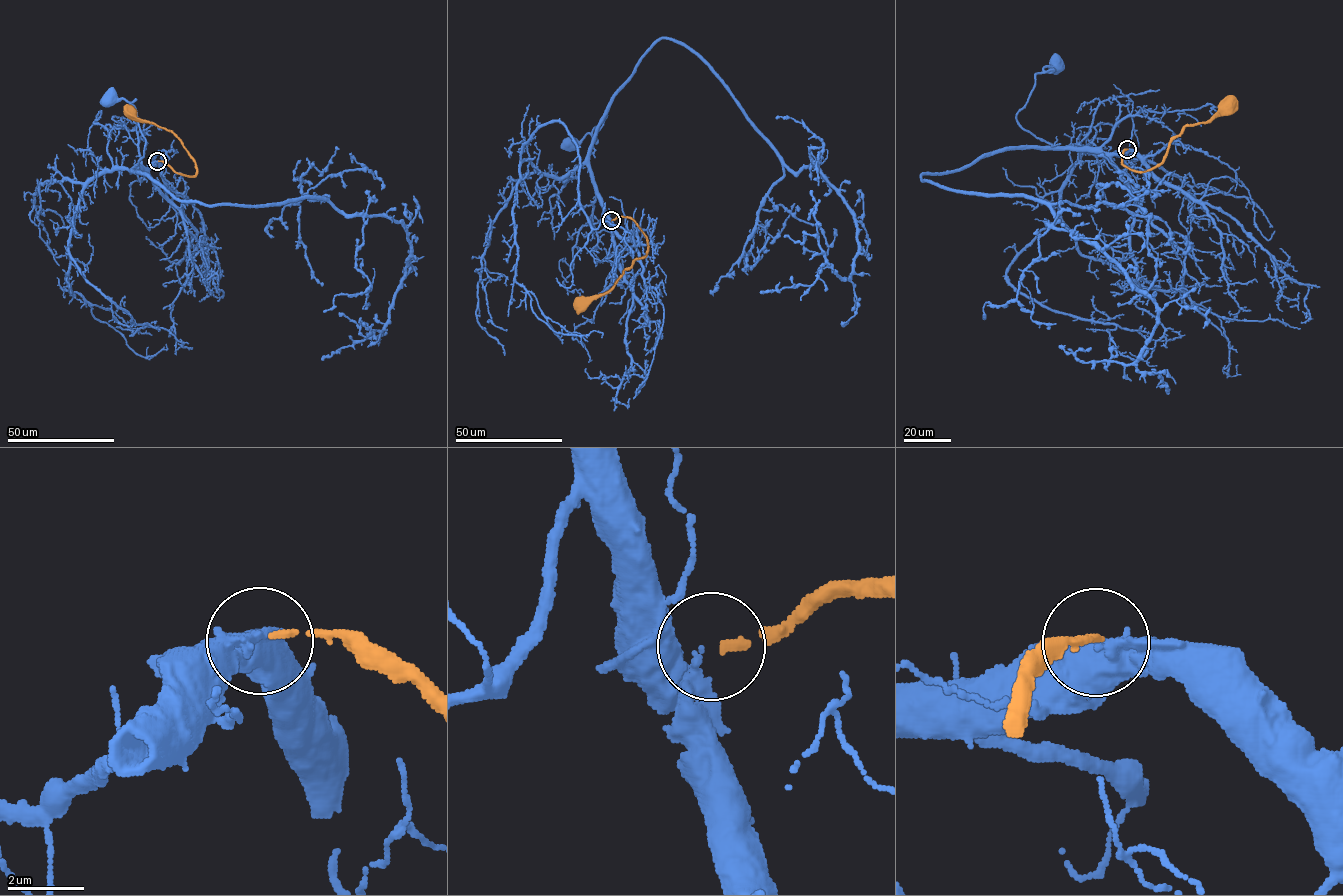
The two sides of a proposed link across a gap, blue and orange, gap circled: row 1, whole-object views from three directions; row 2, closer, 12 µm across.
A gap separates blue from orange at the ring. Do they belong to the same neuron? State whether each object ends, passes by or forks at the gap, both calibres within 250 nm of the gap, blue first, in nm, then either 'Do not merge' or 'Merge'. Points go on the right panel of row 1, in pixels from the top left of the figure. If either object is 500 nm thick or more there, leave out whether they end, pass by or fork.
At the ring blue ends. At the ring orange ends. Thickness 240 nm (blue) against 180 nm. Do not merge

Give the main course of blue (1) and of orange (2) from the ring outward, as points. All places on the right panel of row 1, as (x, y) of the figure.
1: (1127, 149), (1109, 153), (1057, 148), (1020, 125), (1017, 113), (1027, 100), (1035, 75), (1045, 67), (1056, 67)
2: (1127, 149), (1122, 164), (1150, 170), (1186, 126), (1224, 115), (1230, 103)

